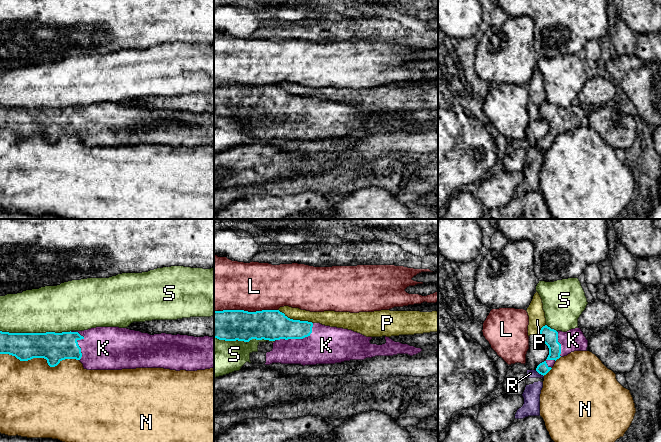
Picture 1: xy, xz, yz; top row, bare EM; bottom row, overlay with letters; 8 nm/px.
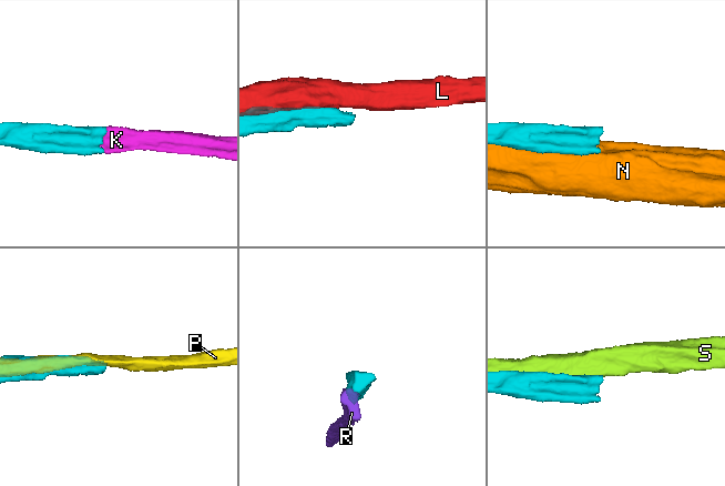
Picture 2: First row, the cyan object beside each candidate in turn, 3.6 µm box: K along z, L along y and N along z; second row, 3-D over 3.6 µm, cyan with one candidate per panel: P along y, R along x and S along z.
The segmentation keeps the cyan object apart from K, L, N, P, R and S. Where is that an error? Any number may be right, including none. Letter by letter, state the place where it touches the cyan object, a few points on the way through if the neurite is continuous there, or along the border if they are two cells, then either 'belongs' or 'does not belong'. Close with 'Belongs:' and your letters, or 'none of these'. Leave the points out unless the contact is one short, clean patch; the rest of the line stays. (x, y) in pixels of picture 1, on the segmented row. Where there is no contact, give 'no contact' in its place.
K: xz (298, 338) | belongs
L: xz (245, 311) | does not belong
N: xy (40, 357) | does not belong
P: xz (295, 320) | does not belong
R: yz (539, 373) | does not belong
S: xy (35, 333) | does not belong
Belongs: K

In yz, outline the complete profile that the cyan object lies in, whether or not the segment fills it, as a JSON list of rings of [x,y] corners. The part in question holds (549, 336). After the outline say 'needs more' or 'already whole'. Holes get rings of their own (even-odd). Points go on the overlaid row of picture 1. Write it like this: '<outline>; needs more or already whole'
[[[545,325],[541,328],[539,336],[549,348],[547,359],[536,368],[536,371],[543,376],[552,369],[560,357],[567,356],[574,351],[587,351],[588,340],[580,328],[562,332]]]; needs more

